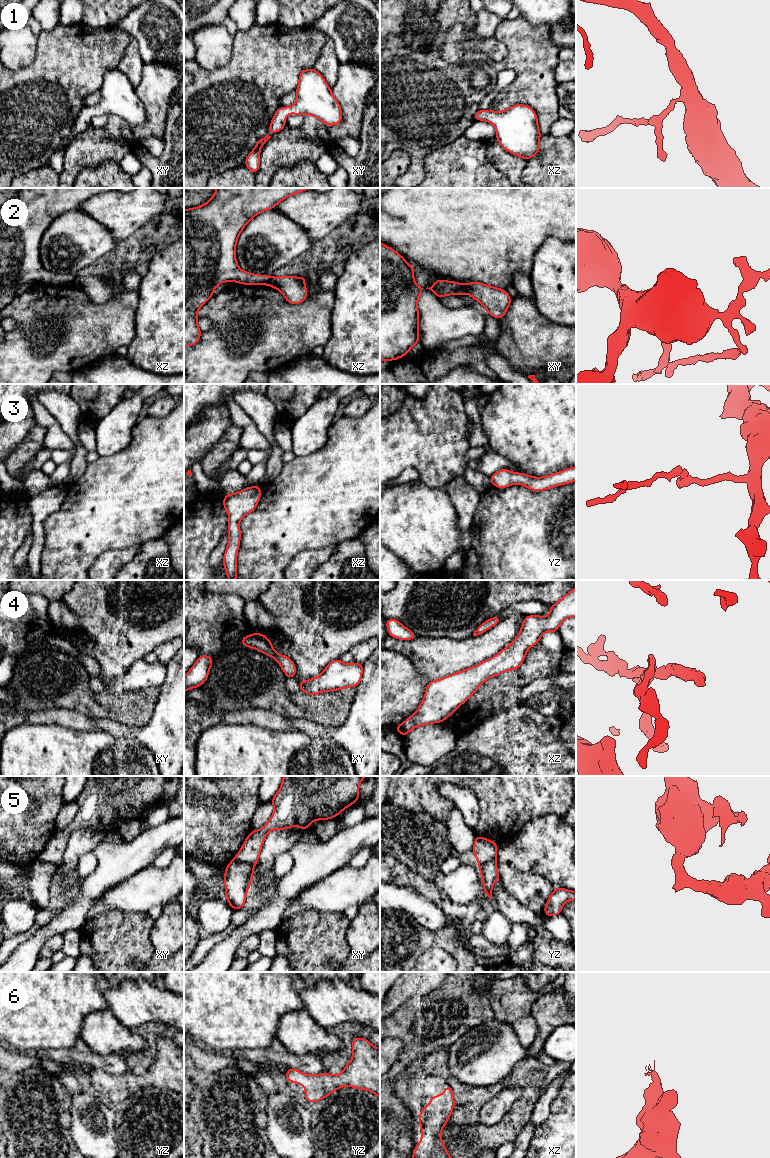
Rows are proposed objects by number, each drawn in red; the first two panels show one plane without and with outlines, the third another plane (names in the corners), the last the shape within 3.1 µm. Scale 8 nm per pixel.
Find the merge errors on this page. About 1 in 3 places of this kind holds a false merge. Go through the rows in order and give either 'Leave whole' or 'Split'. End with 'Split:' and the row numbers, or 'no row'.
1: Leave whole
2: Split
3: Leave whole
4: Leave whole
5: Split
6: Leave whole
Split: 2, 5

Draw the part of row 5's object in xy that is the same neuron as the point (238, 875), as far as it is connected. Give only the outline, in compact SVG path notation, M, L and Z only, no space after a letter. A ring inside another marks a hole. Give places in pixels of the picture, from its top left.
M232 860L227 864L223 880L227 902L233 910L241 909L246 901L246 893L249 891L254 873L254 866Z

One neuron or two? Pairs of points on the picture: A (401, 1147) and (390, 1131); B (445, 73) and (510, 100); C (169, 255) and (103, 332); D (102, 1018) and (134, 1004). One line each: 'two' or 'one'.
A: one
B: two
C: two
D: two

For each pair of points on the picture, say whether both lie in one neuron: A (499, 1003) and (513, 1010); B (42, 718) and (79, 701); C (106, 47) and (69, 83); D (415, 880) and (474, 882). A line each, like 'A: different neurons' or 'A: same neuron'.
A: same neuron
B: different neurons
C: same neuron
D: different neurons

